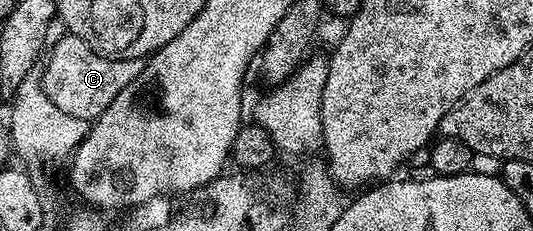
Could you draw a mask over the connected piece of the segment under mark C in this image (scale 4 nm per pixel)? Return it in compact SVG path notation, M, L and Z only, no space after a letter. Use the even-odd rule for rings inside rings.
M63 33L54 43L55 40L50 44L42 64L41 86L45 97L49 97L57 109L69 113L69 117L95 120L102 111L109 109L113 97L117 97L129 81L136 79L143 68L143 59L111 59L107 55L98 55L85 41L81 41L81 37L70 33Z

